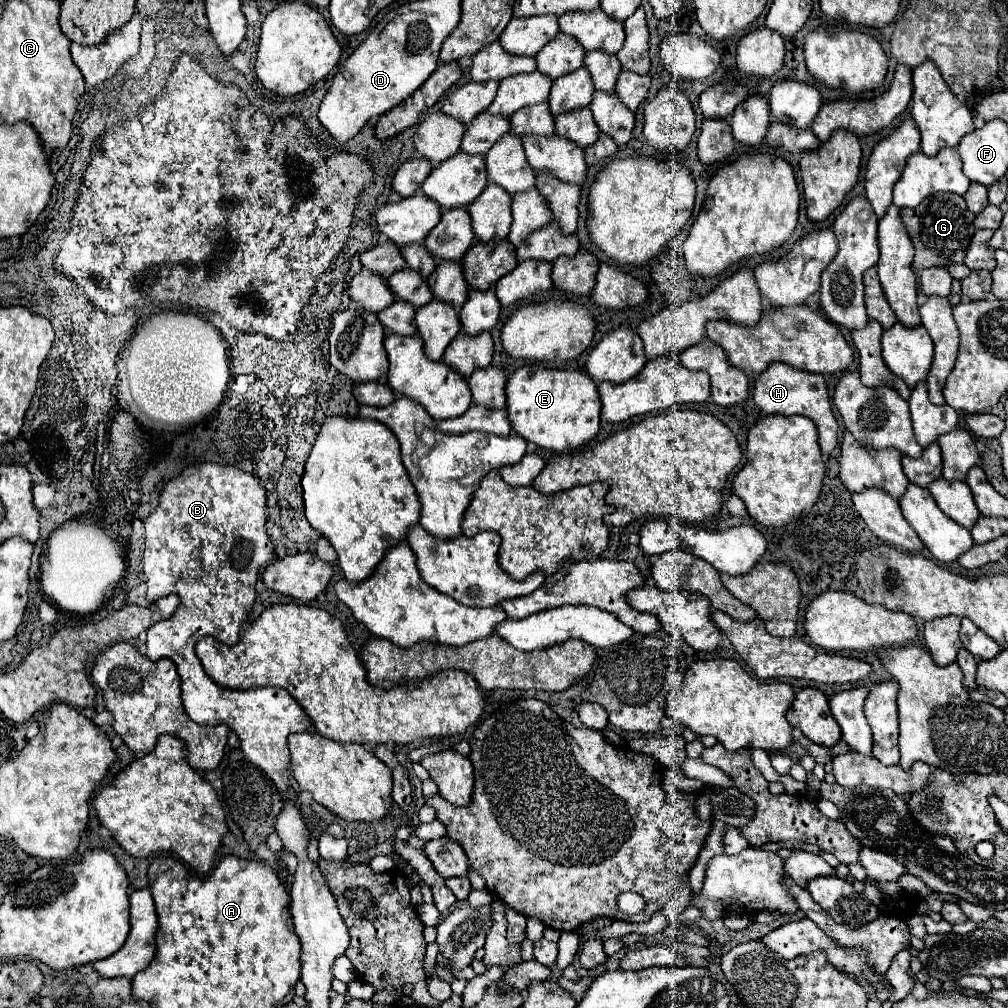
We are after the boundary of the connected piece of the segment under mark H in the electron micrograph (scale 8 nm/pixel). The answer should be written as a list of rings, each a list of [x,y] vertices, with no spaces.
[[[773,362],[765,372],[759,374],[755,388],[753,388],[753,400],[755,400],[755,406],[761,408],[763,414],[783,414],[783,416],[801,414],[801,416],[811,418],[817,426],[821,452],[829,454],[835,448],[839,426],[837,426],[837,420],[835,420],[833,410],[831,410],[825,378],[821,374],[801,372],[797,368],[791,368],[789,364]]]

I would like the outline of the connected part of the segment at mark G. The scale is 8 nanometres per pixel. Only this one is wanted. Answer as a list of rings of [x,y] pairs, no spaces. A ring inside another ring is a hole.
[[[937,192],[933,196],[927,196],[917,208],[903,208],[901,218],[915,246],[913,270],[963,262],[969,242],[975,234],[975,226],[973,226],[975,214],[969,212],[963,196],[949,194],[949,192]]]

